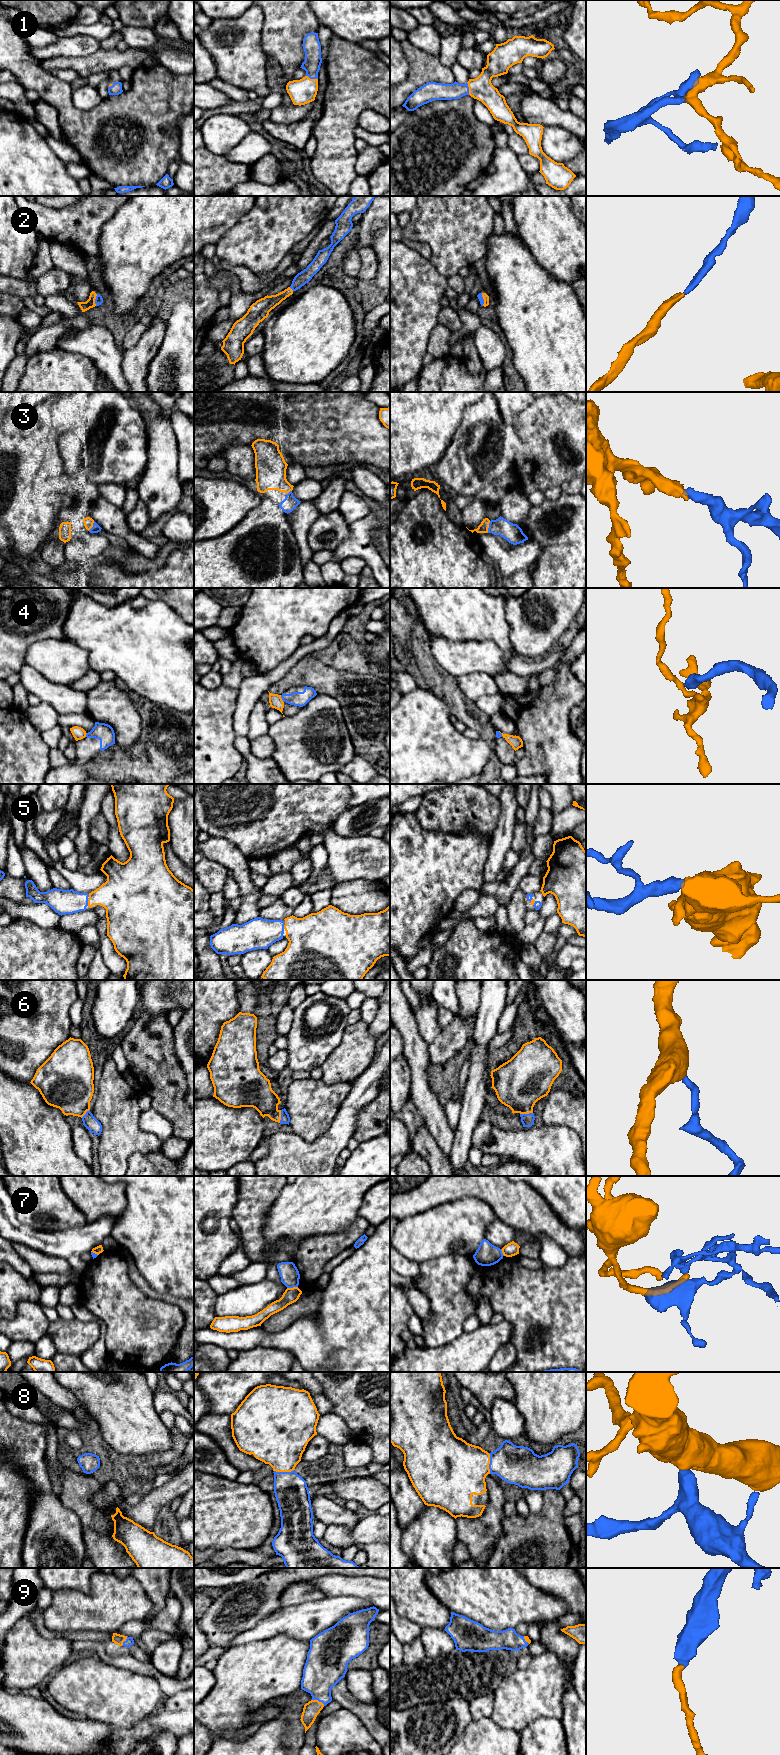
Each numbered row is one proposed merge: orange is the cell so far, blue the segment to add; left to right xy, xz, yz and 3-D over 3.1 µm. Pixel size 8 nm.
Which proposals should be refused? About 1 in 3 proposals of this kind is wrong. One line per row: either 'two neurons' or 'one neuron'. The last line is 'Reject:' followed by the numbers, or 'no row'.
1: one neuron
2: one neuron
3: one neuron
4: two neurons
5: one neuron
6: one neuron
7: two neurons
8: one neuron
9: one neuron
Reject: 4, 7

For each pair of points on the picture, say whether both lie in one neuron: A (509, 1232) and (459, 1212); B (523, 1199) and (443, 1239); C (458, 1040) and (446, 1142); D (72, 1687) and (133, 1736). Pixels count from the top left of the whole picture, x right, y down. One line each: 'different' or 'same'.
A: different
B: different
C: different
D: different

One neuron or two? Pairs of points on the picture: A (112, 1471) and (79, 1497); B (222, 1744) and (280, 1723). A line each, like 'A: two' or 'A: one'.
A: two
B: one

